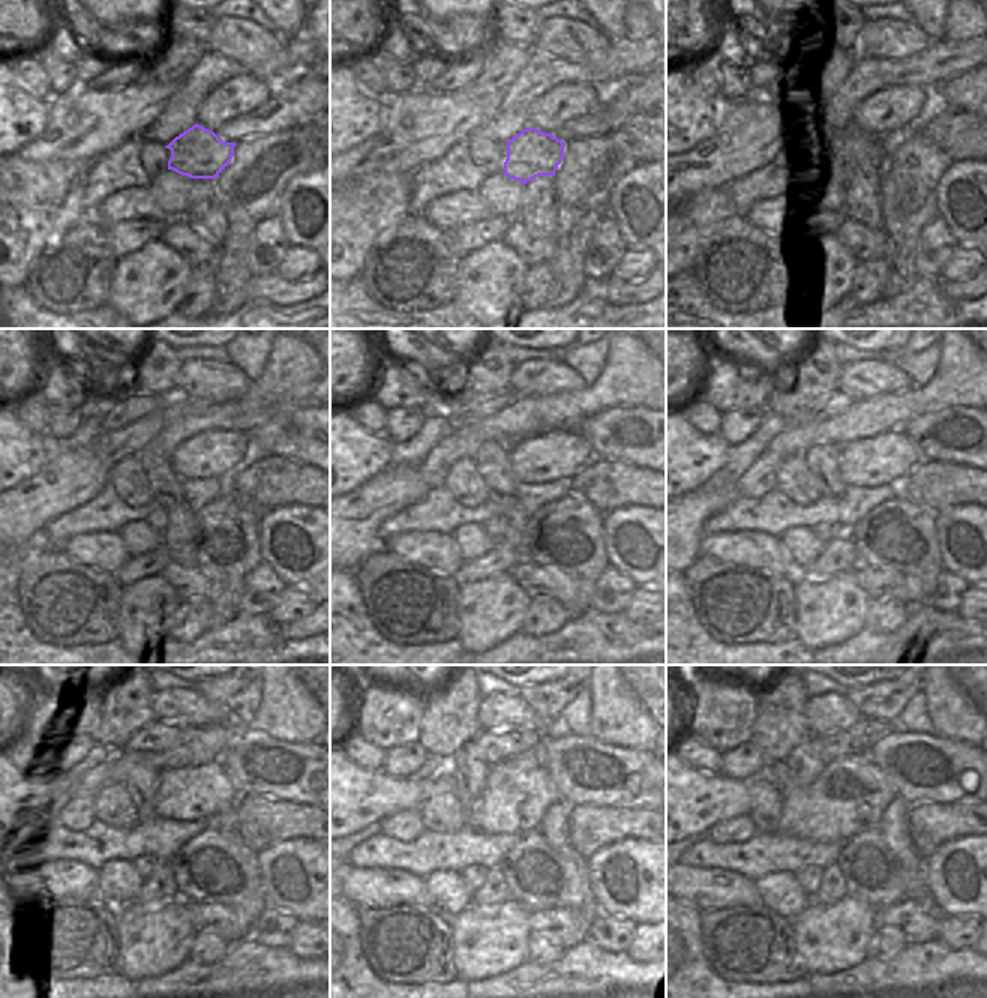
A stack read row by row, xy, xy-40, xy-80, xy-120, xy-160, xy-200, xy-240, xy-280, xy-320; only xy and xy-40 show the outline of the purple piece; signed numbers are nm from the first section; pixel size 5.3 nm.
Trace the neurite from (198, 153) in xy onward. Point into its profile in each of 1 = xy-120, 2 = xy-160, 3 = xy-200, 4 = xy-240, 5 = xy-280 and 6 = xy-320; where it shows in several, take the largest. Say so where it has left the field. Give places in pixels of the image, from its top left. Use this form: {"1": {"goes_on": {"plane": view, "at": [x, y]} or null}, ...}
{"1": {"goes_on": {"plane": "xy-120", "at": [158, 518]}}, "2": {"goes_on": {"plane": "xy-160", "at": [495, 529]}}, "3": {"goes_on": {"plane": "xy-200", "at": [825, 532]}}, "4": {"goes_on": {"plane": "xy-240", "at": [144, 866]}}, "5": {"goes_on": {"plane": "xy-280", "at": [474, 875]}}, "6": {"goes_on": {"plane": "xy-320", "at": [809, 877]}}}

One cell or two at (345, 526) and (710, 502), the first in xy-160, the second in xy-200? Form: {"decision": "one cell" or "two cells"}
{"decision": "one cell"}

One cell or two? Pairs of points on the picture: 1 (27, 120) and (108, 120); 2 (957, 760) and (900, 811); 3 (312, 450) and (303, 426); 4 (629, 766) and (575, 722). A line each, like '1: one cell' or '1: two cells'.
1: two cells
2: two cells
3: one cell
4: two cells

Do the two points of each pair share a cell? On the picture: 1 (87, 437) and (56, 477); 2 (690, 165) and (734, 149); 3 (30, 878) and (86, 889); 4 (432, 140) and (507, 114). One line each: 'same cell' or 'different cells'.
1: different cells
2: same cell
3: same cell
4: different cells

